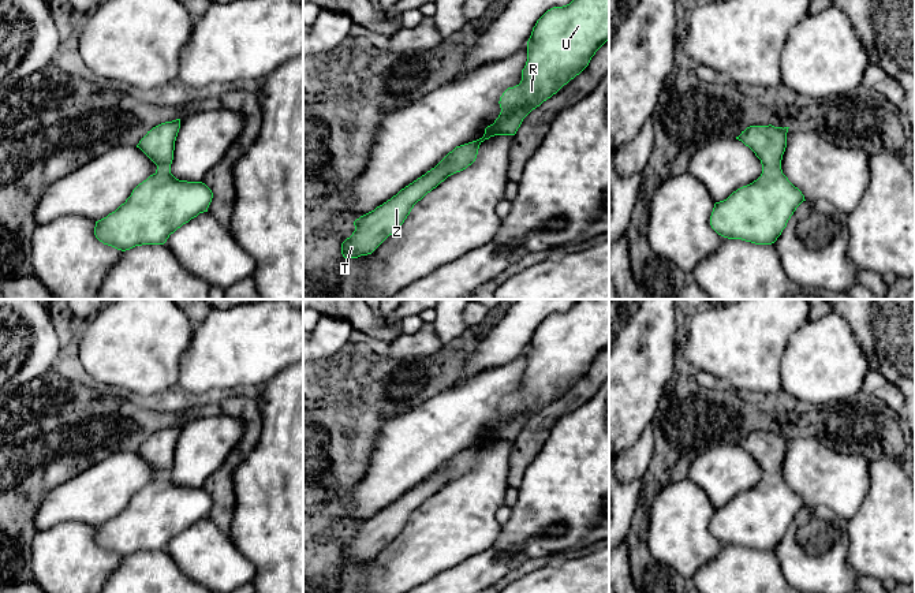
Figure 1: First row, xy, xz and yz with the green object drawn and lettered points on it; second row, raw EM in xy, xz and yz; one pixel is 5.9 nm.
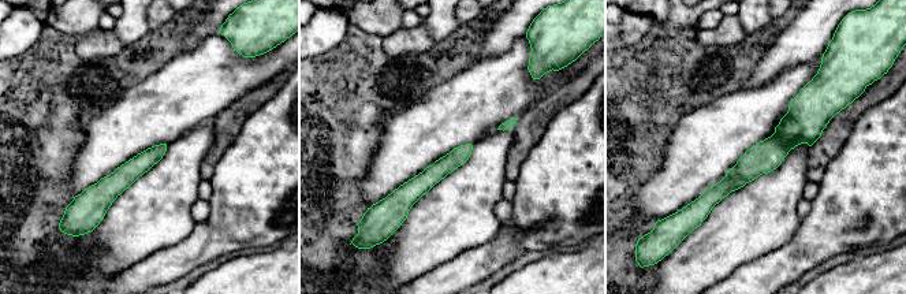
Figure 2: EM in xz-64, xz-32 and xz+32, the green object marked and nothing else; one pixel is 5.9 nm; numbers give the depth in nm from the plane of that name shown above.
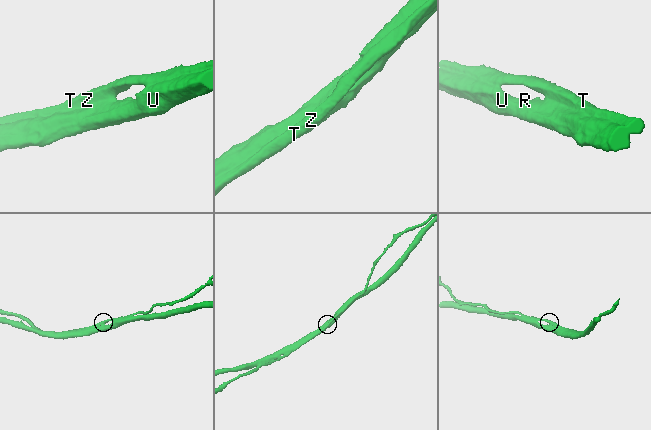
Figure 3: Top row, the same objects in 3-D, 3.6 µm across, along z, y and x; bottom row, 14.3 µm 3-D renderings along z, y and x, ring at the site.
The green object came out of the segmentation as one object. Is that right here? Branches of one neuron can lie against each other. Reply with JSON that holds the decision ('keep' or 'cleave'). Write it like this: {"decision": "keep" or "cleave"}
{"decision": "cleave"}

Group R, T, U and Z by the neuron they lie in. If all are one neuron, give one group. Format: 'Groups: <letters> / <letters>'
Groups: R U / T Z

